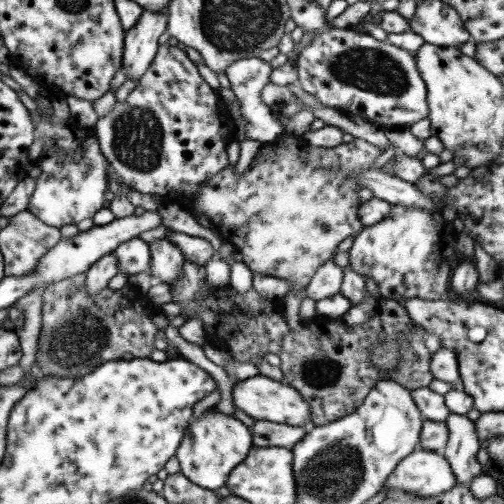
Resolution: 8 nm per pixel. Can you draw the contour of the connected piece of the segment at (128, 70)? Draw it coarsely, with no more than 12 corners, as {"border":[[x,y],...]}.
{"border":[[145,10],[125,31],[121,67],[140,81],[158,56],[167,13]]}

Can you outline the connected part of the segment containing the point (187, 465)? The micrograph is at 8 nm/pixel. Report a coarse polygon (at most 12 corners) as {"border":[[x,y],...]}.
{"border":[[207,410],[185,428],[180,473],[213,490],[253,447],[234,416]]}

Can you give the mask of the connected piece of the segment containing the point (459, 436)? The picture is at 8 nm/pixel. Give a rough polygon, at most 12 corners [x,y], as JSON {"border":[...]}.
{"border":[[450,414],[443,453],[457,484],[483,474],[470,418]]}

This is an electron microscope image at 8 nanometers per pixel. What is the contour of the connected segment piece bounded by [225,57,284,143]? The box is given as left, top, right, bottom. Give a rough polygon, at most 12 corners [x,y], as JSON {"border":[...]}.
{"border":[[259,57],[225,74],[247,122],[245,138],[272,142],[284,132],[262,95],[271,66]]}

